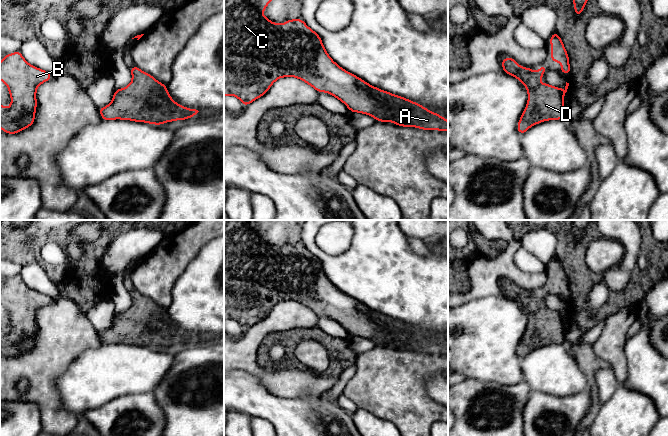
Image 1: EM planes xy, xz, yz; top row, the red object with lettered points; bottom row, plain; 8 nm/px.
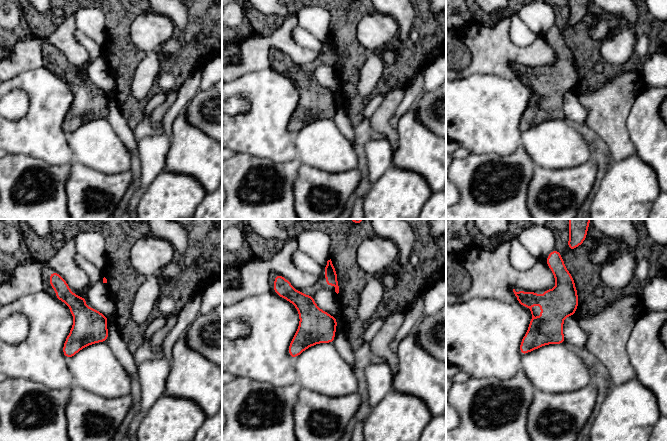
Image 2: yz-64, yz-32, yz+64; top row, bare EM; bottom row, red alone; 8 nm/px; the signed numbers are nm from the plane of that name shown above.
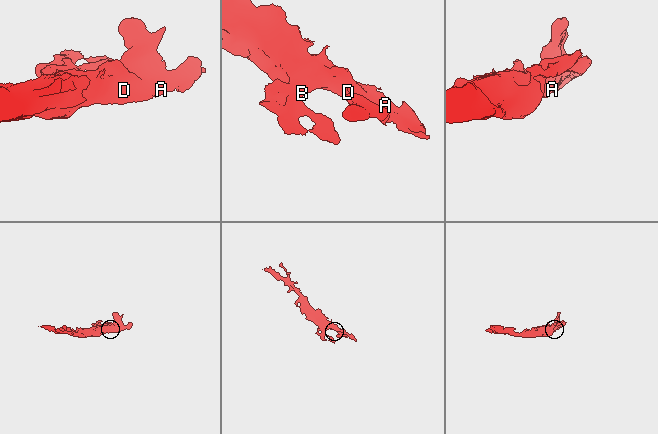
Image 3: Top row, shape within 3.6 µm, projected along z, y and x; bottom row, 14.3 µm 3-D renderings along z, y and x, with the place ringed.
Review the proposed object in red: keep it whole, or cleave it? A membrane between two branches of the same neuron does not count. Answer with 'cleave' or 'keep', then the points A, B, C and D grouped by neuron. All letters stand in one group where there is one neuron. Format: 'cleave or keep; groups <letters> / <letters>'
keep; groups A B C D

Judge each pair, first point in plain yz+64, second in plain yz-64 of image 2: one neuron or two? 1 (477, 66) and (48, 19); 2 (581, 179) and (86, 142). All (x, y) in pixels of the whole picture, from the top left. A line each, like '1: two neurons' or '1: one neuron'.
1: two neurons
2: two neurons

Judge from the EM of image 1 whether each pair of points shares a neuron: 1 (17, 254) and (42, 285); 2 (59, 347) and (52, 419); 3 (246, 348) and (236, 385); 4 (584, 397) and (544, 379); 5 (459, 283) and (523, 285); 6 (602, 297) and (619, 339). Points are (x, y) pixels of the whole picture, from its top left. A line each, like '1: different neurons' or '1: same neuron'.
1: different neurons
2: same neuron
3: different neurons
4: different neurons
5: different neurons
6: different neurons

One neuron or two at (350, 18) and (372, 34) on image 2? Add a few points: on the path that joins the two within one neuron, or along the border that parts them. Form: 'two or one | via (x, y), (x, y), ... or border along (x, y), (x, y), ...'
one | via (355, 23), (367, 34)

